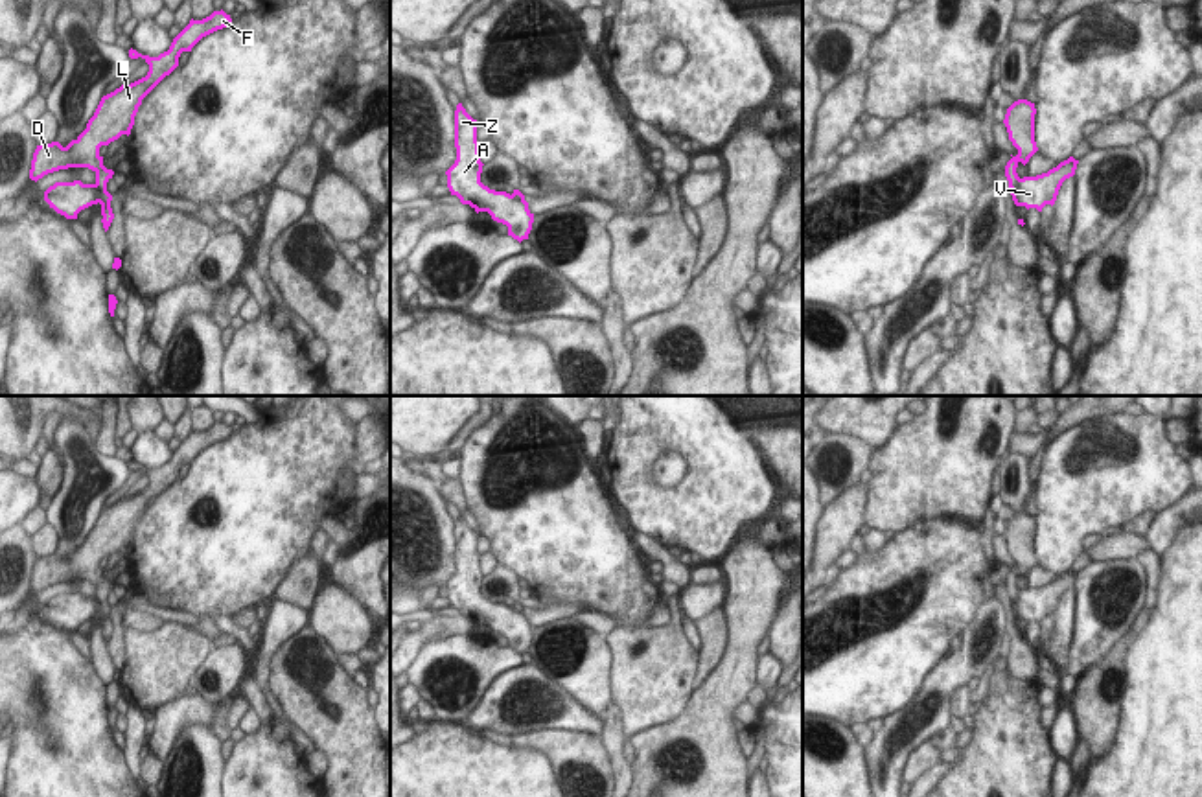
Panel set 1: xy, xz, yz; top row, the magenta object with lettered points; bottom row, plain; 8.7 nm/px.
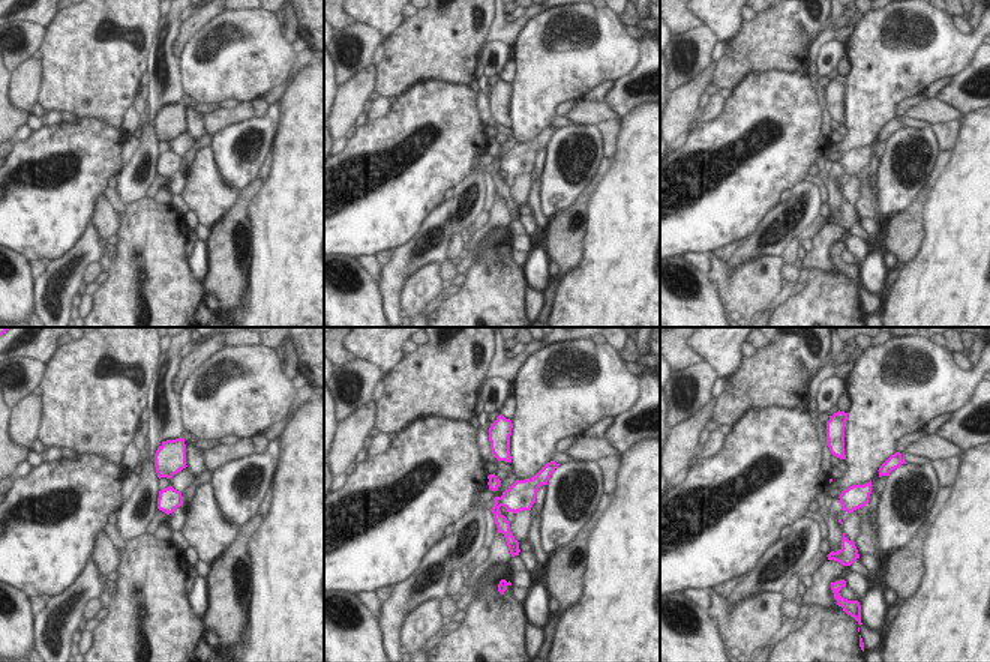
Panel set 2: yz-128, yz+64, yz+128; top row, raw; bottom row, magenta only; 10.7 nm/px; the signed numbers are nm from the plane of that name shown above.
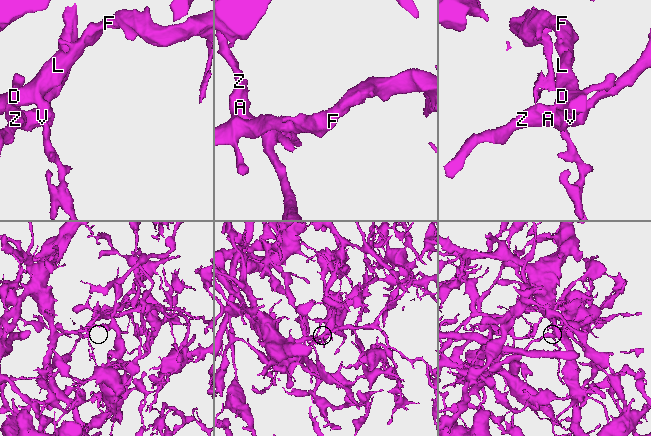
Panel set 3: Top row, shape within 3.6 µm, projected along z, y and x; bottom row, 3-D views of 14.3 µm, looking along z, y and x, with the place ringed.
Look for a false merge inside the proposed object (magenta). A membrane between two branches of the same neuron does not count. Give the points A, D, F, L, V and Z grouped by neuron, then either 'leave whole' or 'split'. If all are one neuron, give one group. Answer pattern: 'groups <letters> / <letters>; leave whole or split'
groups A V Z / D F L; split

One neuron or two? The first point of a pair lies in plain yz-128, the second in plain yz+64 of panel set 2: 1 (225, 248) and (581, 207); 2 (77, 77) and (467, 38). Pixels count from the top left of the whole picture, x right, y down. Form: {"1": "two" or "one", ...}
{"1": "one", "2": "one"}

